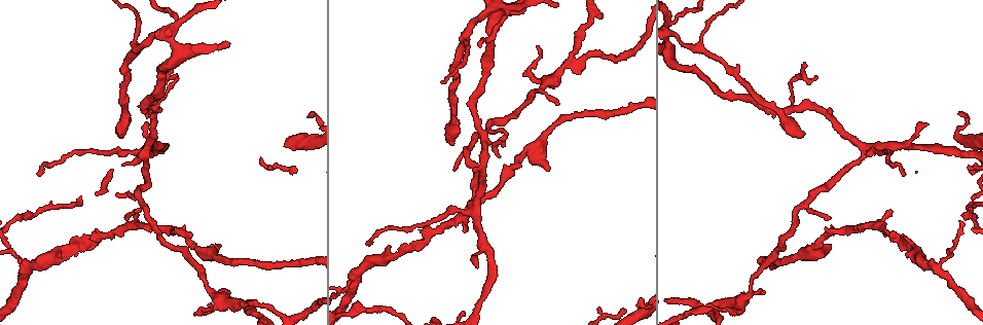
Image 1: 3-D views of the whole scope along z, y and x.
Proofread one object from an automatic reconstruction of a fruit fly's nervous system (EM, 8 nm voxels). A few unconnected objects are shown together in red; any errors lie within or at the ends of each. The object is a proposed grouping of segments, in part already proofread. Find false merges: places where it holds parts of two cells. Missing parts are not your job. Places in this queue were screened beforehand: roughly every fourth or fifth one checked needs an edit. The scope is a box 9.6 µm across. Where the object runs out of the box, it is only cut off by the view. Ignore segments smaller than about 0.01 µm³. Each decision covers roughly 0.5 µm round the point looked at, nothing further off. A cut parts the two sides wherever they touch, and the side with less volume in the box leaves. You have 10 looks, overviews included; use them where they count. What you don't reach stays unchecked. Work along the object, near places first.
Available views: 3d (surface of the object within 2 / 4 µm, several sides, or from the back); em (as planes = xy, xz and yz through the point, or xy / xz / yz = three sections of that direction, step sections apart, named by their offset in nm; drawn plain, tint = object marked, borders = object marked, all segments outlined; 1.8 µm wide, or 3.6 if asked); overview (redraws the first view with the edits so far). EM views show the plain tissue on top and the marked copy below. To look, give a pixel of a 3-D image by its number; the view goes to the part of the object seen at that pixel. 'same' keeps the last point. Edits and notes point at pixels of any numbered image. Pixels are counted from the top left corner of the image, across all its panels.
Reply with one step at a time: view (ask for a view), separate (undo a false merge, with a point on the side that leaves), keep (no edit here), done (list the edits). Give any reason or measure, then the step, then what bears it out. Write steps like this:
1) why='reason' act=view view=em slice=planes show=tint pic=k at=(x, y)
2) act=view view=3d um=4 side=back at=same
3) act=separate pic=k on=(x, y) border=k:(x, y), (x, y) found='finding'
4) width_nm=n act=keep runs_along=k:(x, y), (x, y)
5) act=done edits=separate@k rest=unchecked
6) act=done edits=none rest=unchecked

act=view view=3d um=2 pic=1 at=(62, 249)

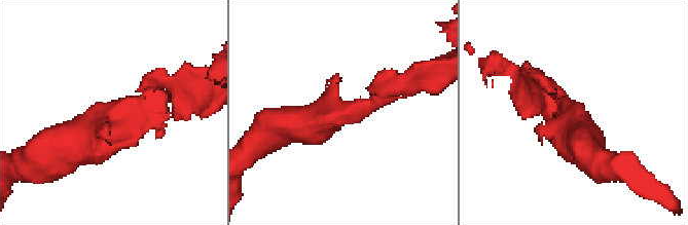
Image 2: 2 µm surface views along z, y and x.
why='now the EM' act=view view=em slice=planes show=tint pic=2 at=(569, 113)

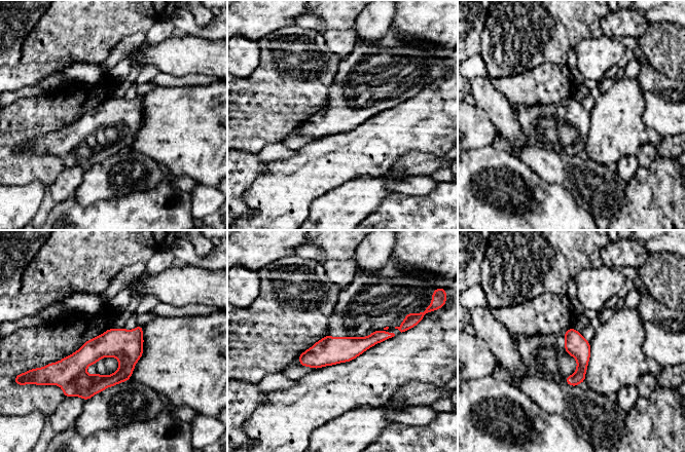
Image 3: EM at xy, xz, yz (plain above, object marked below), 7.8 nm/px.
width_nm=170 act=keep found='all the same cell'

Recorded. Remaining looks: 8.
why='looks like a crossing' act=view view=em slice=yz step=4 show=borders pic=1 at=(147, 148)

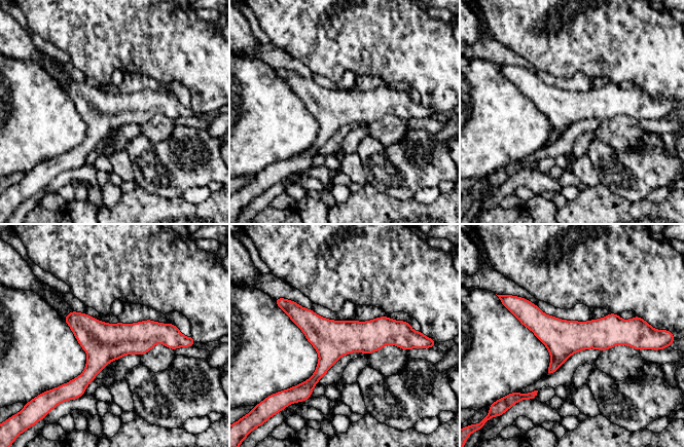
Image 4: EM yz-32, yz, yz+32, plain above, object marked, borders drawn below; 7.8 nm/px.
act=keep runs_along=4:(518, 315), (555, 334), (637, 334) found='continuous, no second cell'

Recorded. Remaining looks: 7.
why='branch point' act=view view=em slice=planes show=borders pic=1 at=(696, 47)

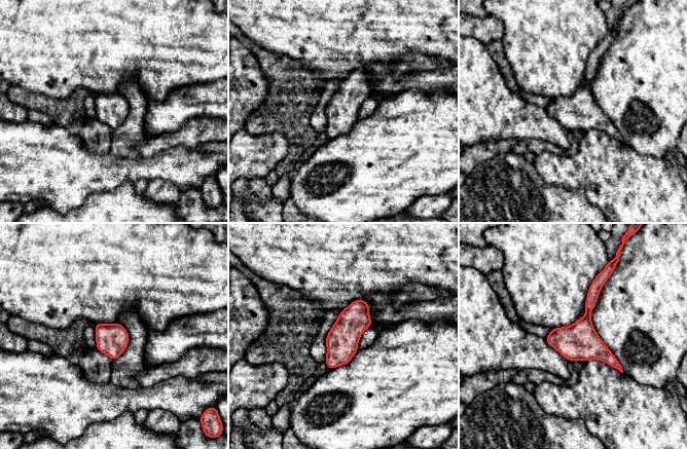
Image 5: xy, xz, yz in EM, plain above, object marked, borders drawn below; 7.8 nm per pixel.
act=keep found='one cell here'

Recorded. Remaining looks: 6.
why='three arms meet' act=view view=3d um=4 pic=1 at=(242, 305)

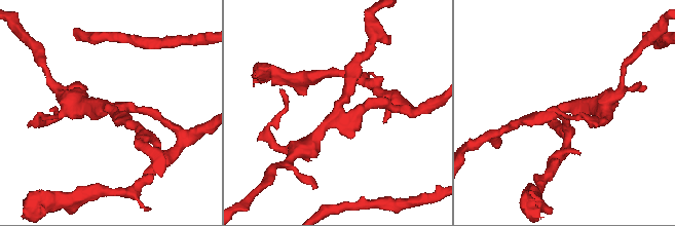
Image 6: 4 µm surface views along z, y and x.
arms=3 why='shape alone is not enough' act=view view=em slice=planes show=tint pic=6 at=(106, 108)

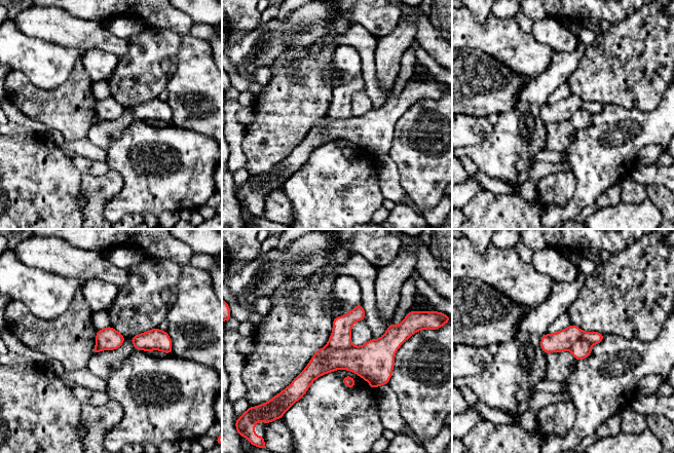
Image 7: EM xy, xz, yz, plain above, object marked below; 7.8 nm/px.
act=separate pic=7 on=(368, 361) part_leaving=7:(397, 329), (293, 386) found='a second cell is stuck on'

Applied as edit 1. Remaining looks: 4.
act=done edits=separate@7 rest=unchecked

